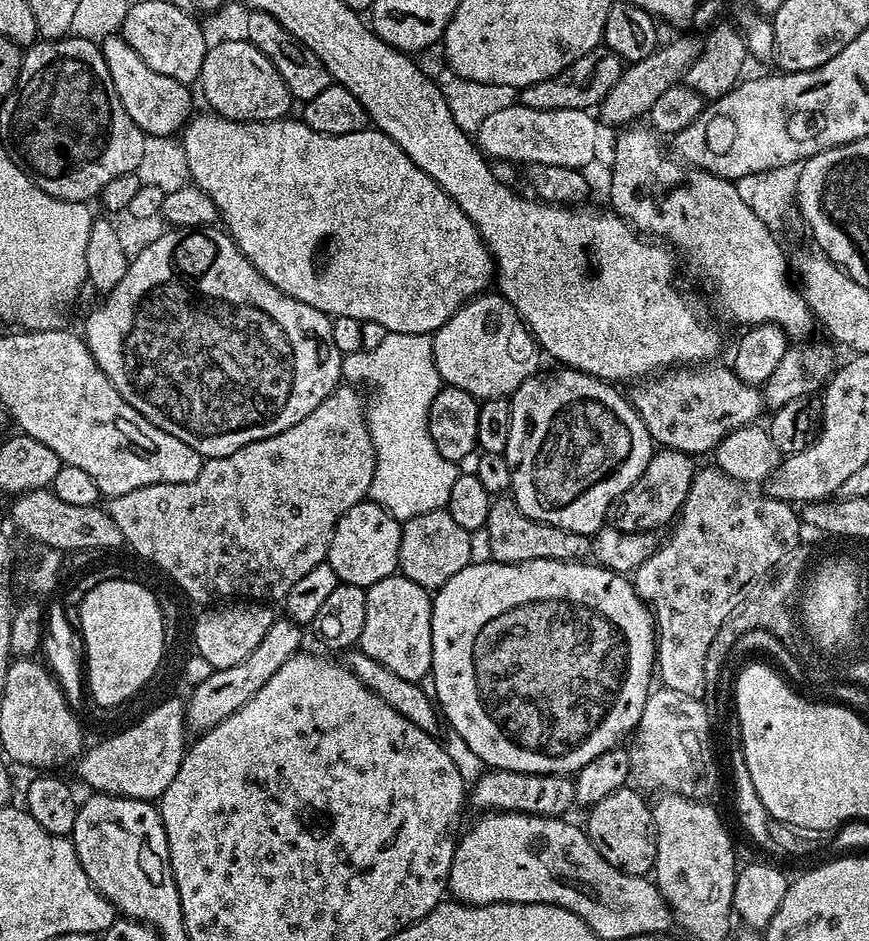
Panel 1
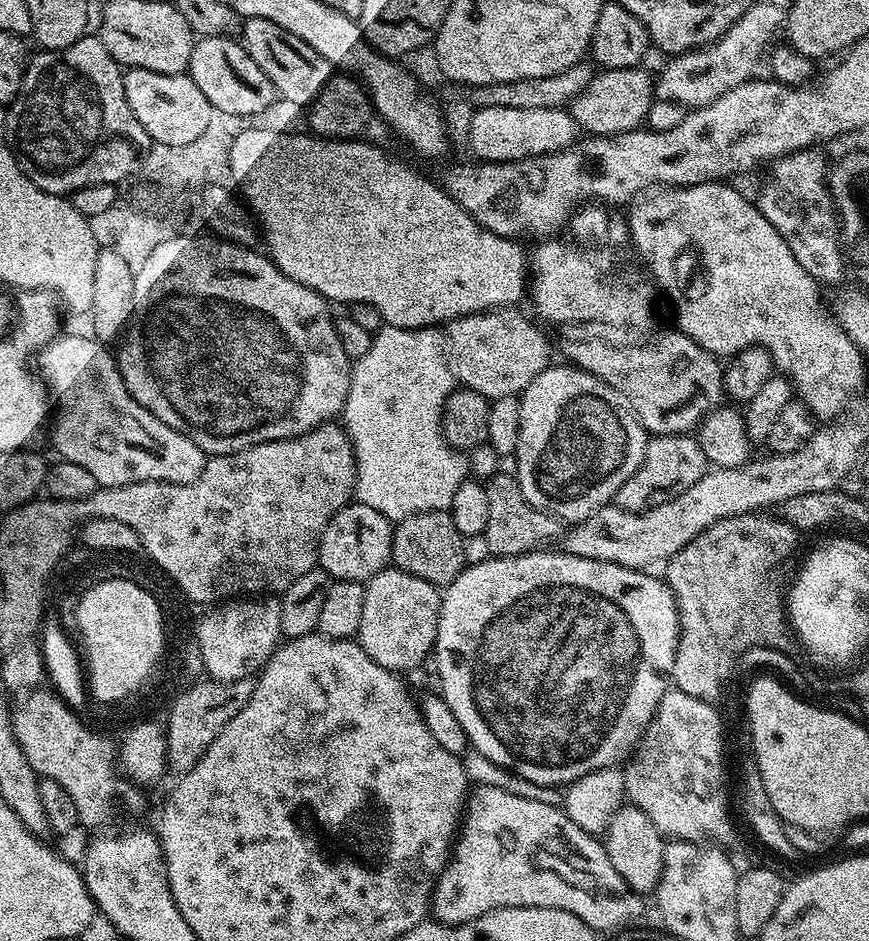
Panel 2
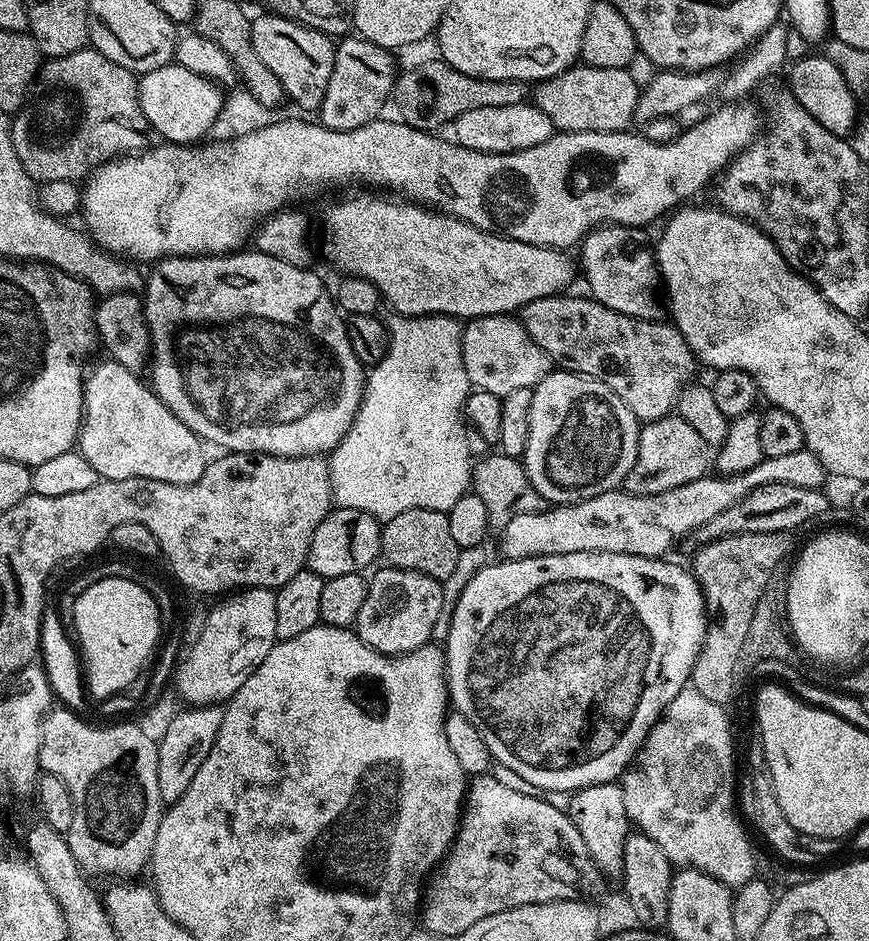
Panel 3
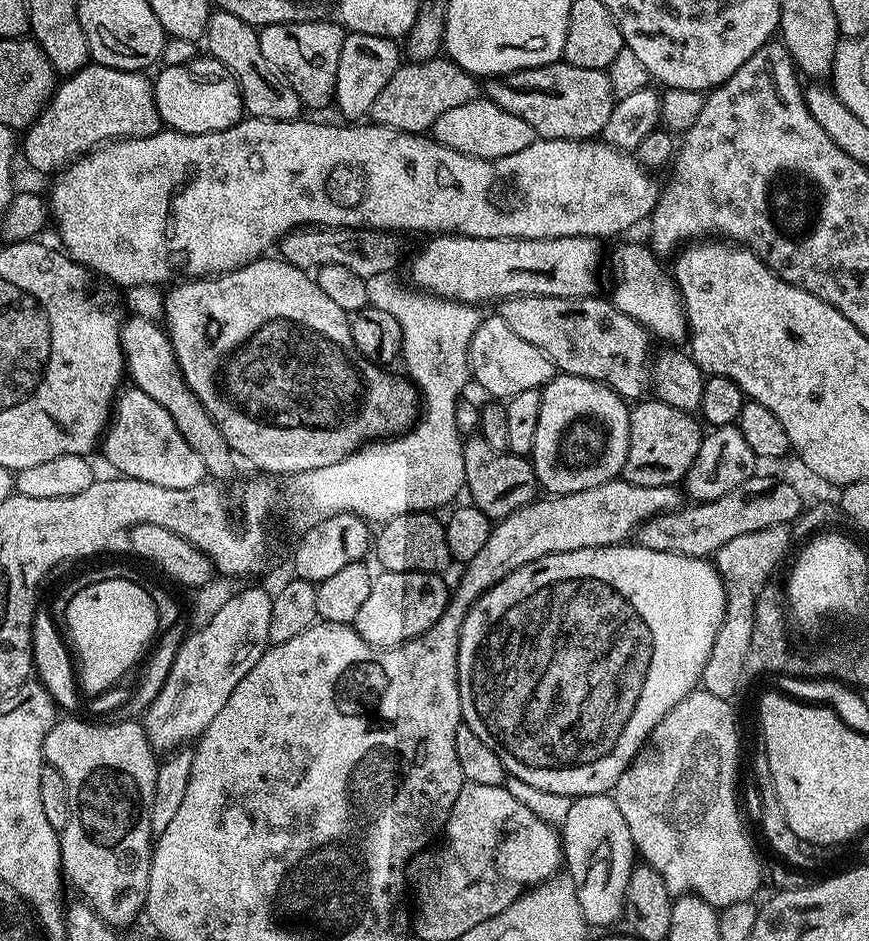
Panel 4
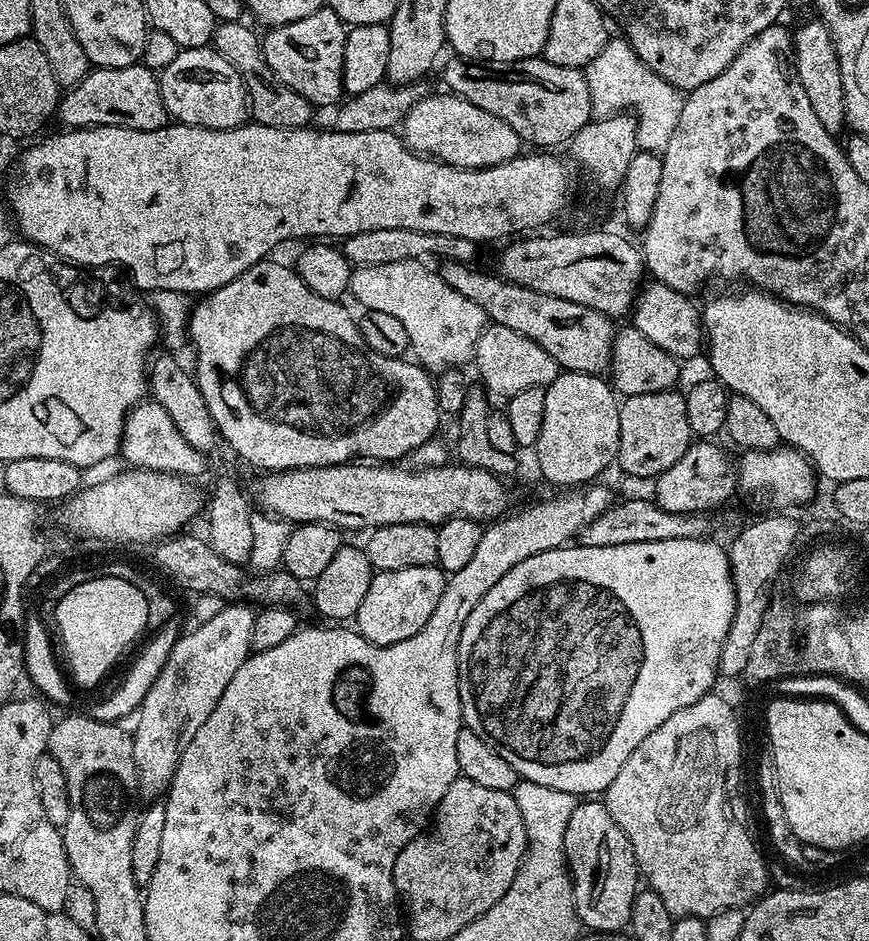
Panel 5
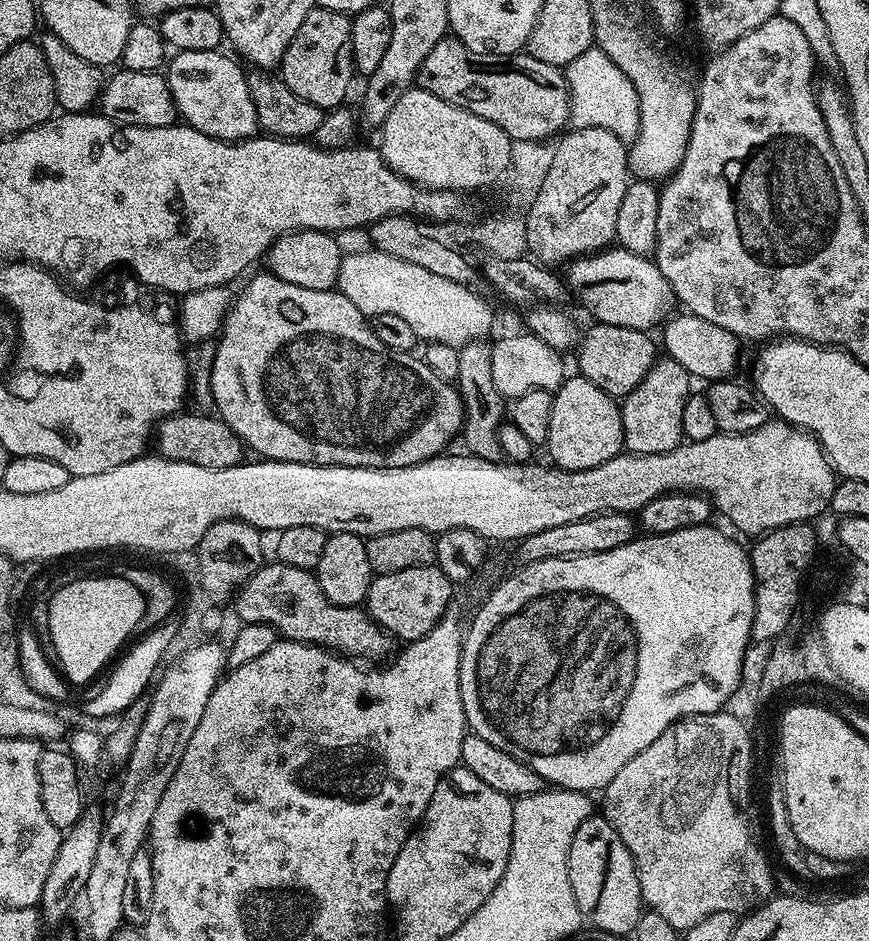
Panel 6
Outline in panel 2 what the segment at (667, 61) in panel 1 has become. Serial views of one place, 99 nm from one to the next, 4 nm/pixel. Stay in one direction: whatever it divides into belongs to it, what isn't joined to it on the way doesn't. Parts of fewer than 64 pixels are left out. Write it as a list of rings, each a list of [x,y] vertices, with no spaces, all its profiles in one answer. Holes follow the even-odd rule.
[[[643,67],[606,68],[593,75],[590,86],[578,94],[570,105],[577,129],[589,137],[617,136],[637,131],[647,121],[654,99],[654,80]]]

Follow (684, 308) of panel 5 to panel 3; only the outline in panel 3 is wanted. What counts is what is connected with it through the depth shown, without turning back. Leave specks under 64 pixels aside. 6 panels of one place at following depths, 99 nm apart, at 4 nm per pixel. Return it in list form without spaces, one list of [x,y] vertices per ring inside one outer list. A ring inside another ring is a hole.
[[[602,224],[593,228],[578,245],[578,264],[591,299],[630,318],[658,320],[662,316],[662,281],[650,236],[648,240],[644,232],[647,231],[635,224]]]

